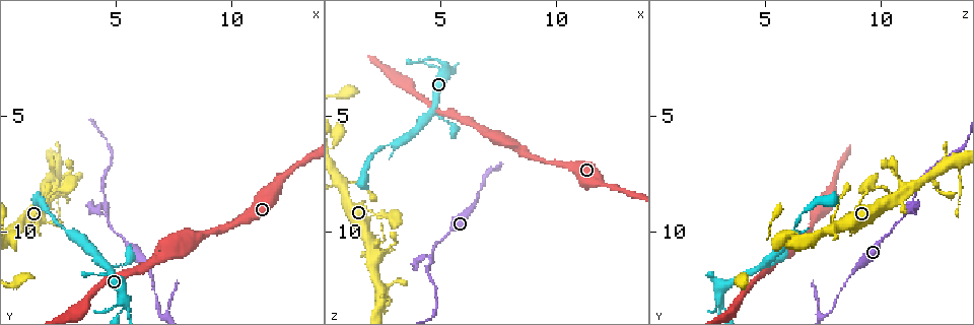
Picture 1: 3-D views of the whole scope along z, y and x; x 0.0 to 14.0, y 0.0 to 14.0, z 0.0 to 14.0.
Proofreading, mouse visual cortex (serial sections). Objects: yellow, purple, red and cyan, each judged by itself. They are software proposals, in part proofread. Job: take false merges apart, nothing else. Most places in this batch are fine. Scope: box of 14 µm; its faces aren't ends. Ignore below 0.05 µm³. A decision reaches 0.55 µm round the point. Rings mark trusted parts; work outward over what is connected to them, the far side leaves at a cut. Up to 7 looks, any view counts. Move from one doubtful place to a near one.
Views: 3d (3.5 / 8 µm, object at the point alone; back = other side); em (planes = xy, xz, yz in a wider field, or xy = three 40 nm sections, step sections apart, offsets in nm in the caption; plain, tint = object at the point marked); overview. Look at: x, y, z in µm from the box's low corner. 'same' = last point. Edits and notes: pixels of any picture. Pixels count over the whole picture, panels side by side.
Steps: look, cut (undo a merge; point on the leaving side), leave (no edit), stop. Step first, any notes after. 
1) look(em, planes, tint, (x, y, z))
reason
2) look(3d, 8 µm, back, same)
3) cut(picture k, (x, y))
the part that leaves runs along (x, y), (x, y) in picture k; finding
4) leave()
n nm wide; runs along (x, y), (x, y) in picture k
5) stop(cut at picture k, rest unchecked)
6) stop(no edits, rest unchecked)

look(3d, 8 µm, (7.2, 10.9, 5.7))
branch point

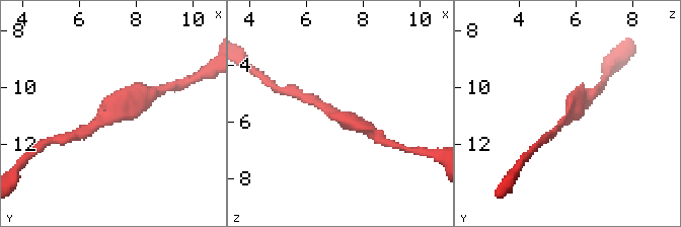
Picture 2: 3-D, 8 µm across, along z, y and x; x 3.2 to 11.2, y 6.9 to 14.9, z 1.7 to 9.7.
look(em, xy, step 3, tint, (7.3, 11.0, 5.7))
now the EM

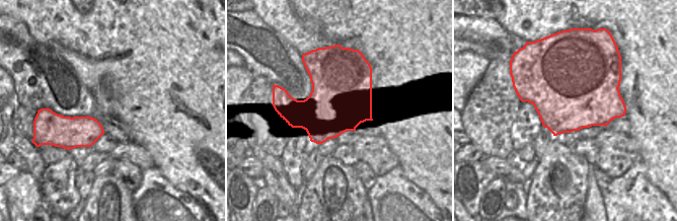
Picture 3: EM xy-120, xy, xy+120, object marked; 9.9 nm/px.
leave()
runs along (144, 100), (126, 101), (96, 125) in picture 2; one cell here

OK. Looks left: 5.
look(3d, 3.5 µm, (4.6, 9.4, 10.9))
side arm on a straight run

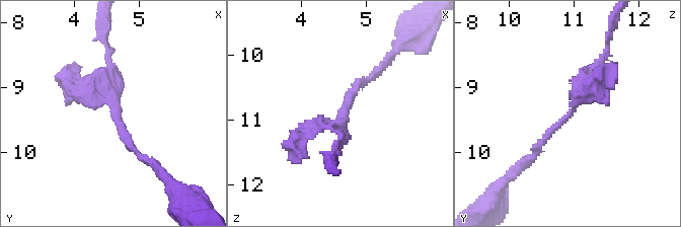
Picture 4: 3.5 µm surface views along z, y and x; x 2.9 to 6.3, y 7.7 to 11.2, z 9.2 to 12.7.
look(em, xy, step 2, tint, (4.70, 9.35, 10.90))
3 arms; arms of 150, 150, 200 nm

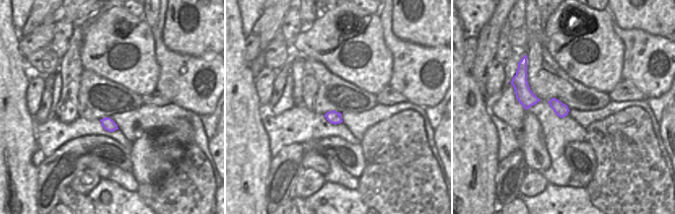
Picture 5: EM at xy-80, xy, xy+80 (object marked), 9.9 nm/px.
look(em, planes, tint, same)
cut it another way

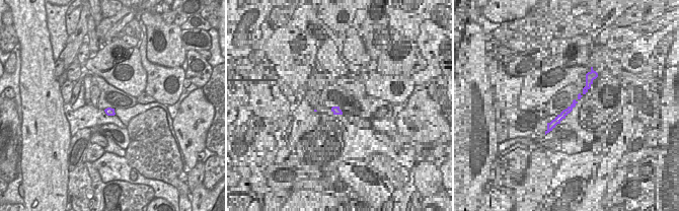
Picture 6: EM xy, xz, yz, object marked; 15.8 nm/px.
cut(picture 4, (589, 98))
the part that leaves runs along (329, 121), (295, 142), (299, 162) in picture 4; two cells meet here

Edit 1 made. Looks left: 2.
stop(cut at picture 4, rest unchecked)

